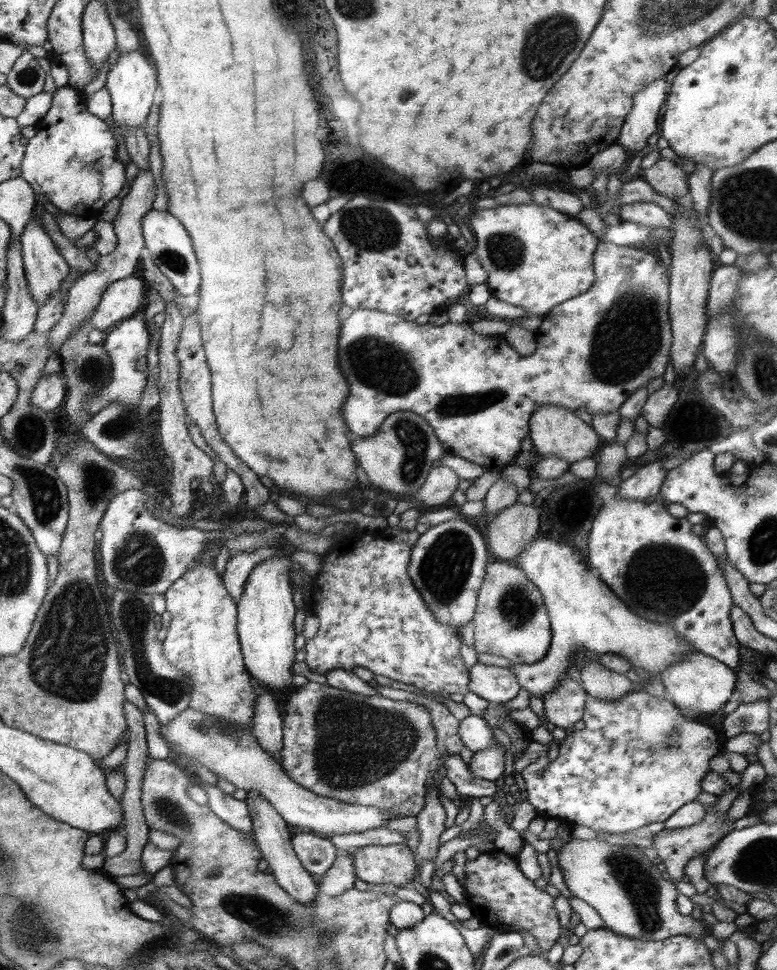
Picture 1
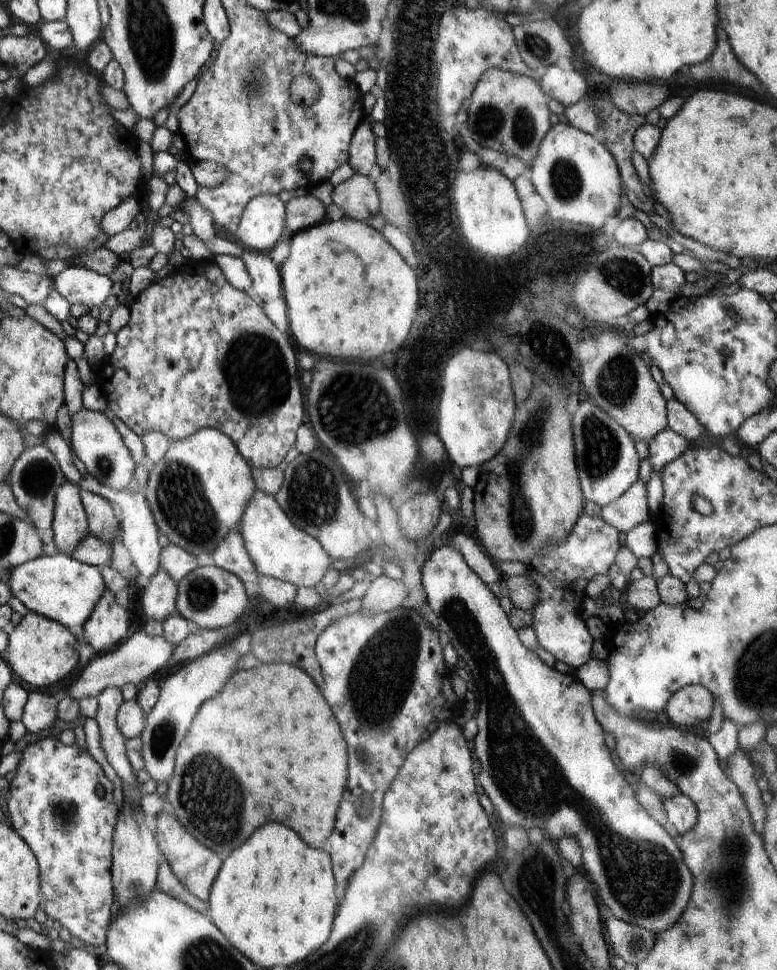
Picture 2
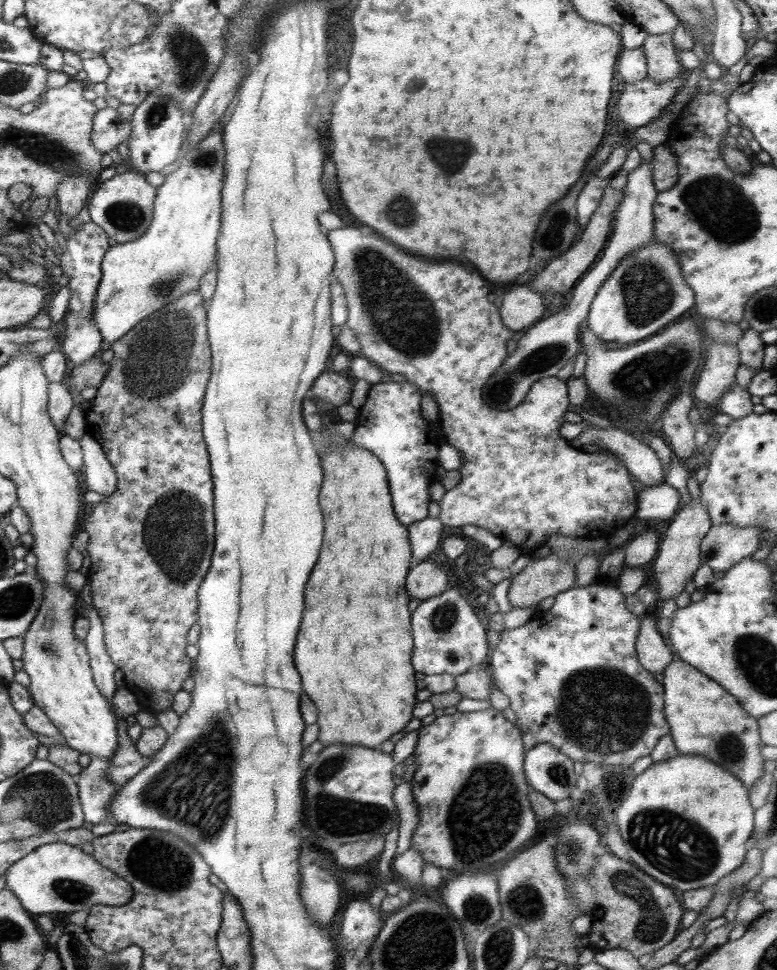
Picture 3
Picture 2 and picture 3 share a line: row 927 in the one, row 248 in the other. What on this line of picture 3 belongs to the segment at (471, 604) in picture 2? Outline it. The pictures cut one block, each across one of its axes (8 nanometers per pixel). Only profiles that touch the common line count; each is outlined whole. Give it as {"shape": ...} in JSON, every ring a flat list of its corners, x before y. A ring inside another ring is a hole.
{"shape":[[654,238,640,249,624,255,590,303,589,330,604,342,616,341,626,345,626,342,640,342,670,325,695,303,694,291,682,278,680,266,676,253]]}

